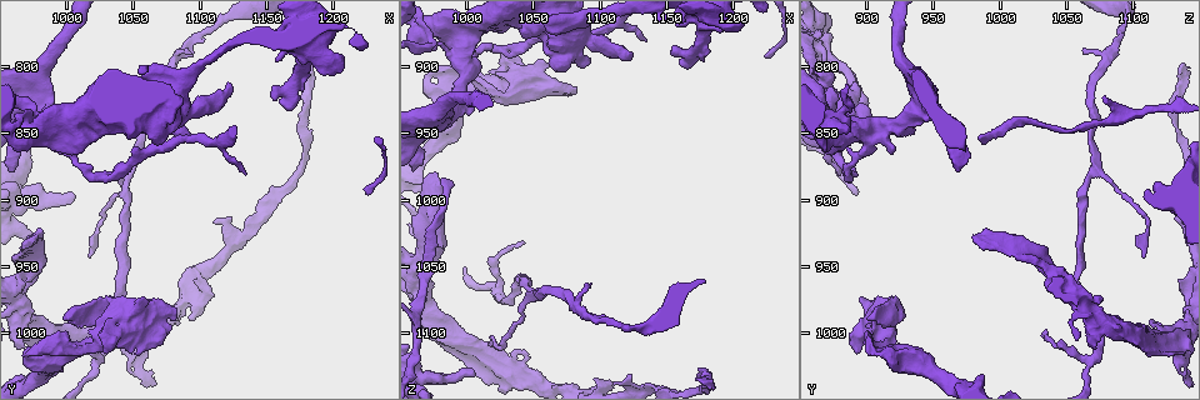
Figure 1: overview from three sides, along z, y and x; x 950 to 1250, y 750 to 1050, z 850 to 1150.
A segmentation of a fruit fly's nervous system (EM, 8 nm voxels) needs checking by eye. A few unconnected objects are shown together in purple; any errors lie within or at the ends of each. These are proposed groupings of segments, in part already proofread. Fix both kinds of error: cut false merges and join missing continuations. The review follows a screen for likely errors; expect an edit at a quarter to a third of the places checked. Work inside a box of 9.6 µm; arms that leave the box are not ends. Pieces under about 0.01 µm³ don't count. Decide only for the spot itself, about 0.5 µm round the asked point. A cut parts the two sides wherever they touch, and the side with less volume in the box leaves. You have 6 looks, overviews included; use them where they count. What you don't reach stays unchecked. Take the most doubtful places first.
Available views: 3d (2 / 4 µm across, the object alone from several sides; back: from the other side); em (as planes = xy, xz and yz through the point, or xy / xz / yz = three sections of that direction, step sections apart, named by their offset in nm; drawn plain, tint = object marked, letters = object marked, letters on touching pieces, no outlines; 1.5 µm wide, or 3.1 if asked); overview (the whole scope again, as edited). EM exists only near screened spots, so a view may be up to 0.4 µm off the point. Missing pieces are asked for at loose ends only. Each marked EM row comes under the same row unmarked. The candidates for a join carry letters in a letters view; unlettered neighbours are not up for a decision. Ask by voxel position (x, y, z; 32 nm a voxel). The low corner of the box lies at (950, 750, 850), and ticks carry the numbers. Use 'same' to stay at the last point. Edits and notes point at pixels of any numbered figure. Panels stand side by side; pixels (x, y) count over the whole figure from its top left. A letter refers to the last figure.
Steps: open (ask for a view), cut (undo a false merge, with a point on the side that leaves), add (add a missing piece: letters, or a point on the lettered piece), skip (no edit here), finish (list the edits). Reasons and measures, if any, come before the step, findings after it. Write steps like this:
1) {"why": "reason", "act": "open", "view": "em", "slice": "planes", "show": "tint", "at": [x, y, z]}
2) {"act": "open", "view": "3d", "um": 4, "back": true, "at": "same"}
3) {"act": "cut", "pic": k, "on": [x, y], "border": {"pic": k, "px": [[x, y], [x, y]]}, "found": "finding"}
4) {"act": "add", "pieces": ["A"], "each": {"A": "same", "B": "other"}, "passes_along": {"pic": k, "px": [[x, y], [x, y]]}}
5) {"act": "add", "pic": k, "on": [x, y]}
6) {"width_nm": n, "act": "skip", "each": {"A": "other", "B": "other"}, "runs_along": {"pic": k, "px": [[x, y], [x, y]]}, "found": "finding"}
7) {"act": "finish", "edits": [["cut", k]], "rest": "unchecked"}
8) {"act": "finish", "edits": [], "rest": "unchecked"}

{"why": "free end", "act": "open", "view": "3d", "um": 2, "back": true, "at": [1076, 994, 920]}

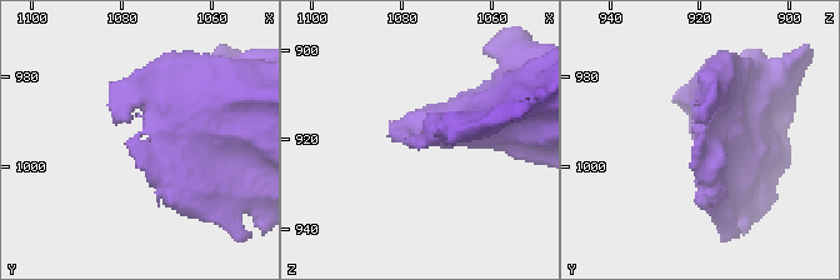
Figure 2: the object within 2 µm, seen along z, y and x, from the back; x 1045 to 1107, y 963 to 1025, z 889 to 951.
{"why": "need the tissue", "act": "open", "view": "em", "slice": "xz", "step": 4, "show": "letters", "at": [1078, 993, 920]}

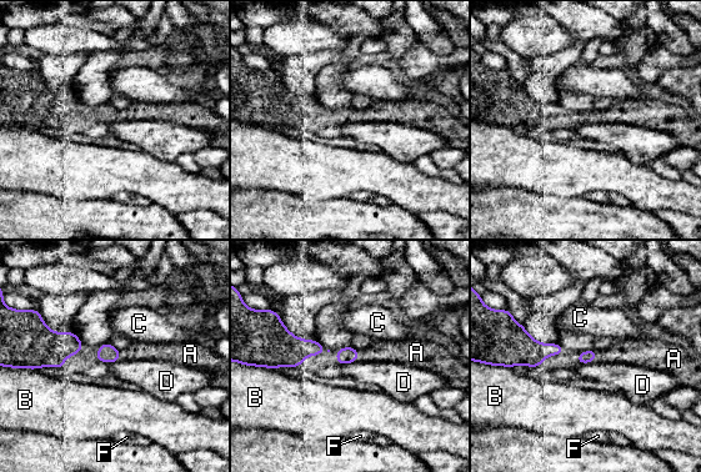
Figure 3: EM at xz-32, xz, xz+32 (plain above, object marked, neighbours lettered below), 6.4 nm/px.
{"act": "add", "pieces": ["A"], "each": {"A": "same", "B": "other", "C": "other", "D": "other", "F": "other"}, "found": "the neuron continues"}

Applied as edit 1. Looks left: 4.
{"why": "two arms in line, one across", "act": "open", "view": "em", "slice": "xz", "step": 8, "show": "letters", "at": [1044, 1006, 1136]}

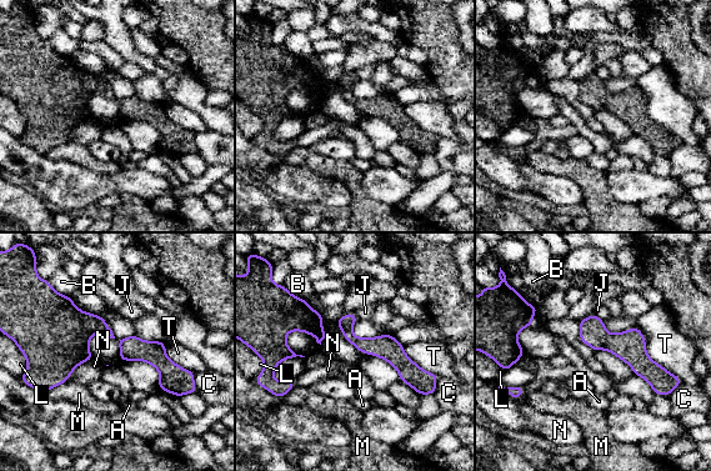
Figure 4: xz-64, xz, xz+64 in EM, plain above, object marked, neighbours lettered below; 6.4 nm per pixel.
{"width_nm": 20, "act": "skip", "each": {"A": "other", "B": "other", "C": "other", "J": "other", "L": "other", "M": "other", "N": "other", "T": "other"}, "runs_along": {"pic": 4, "px": [[41, 346], [103, 327], [185, 375]]}, "found": "continuous, no second neuron"}

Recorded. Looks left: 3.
{"act": "finish", "edits": [["add", 3]], "rest": "unchecked"}

